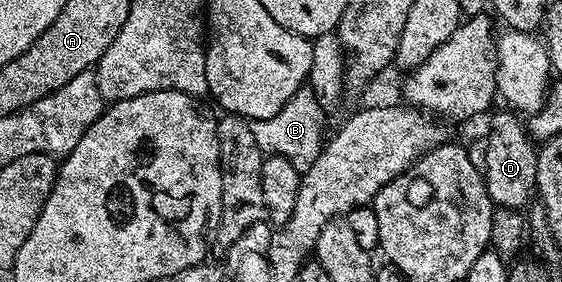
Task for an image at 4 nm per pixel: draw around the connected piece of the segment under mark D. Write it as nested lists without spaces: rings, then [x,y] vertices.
[[[496,110],[490,116],[492,117],[491,128],[485,132],[488,144],[486,146],[486,166],[482,171],[483,179],[487,182],[487,192],[496,208],[523,209],[532,202],[536,194],[537,147],[529,134],[528,124],[526,122],[523,124],[519,120],[522,118],[514,110],[503,110],[507,111],[497,112]]]

